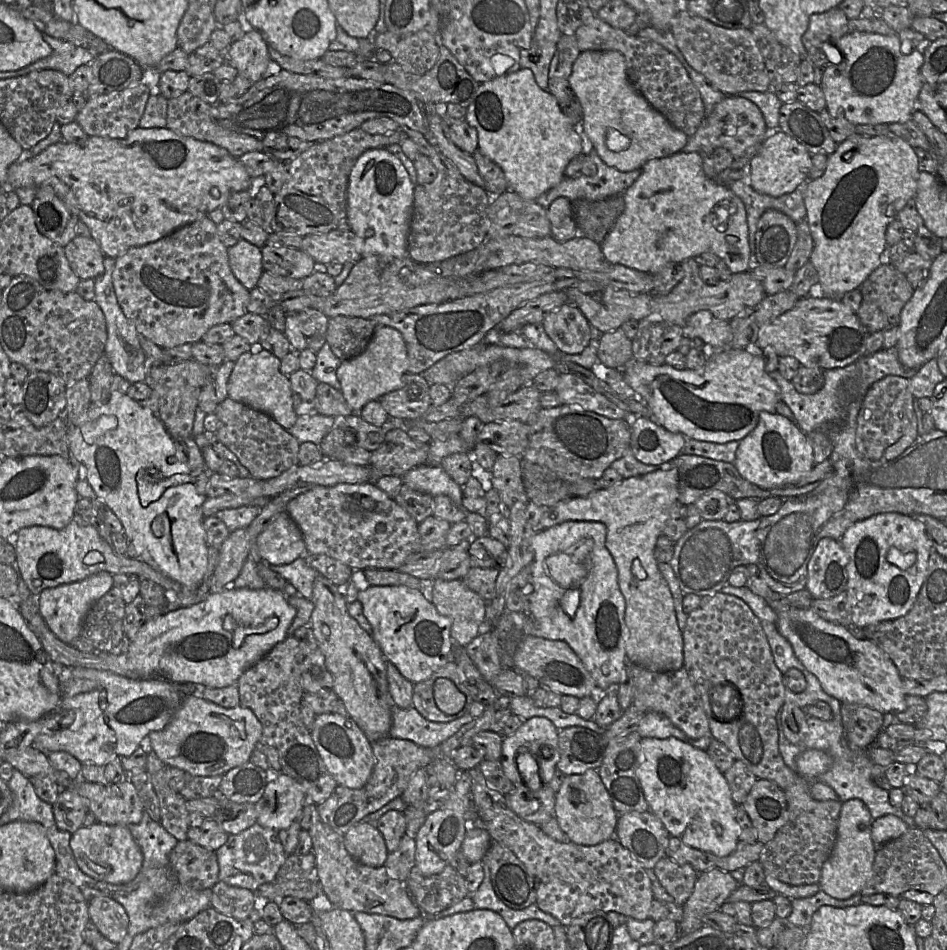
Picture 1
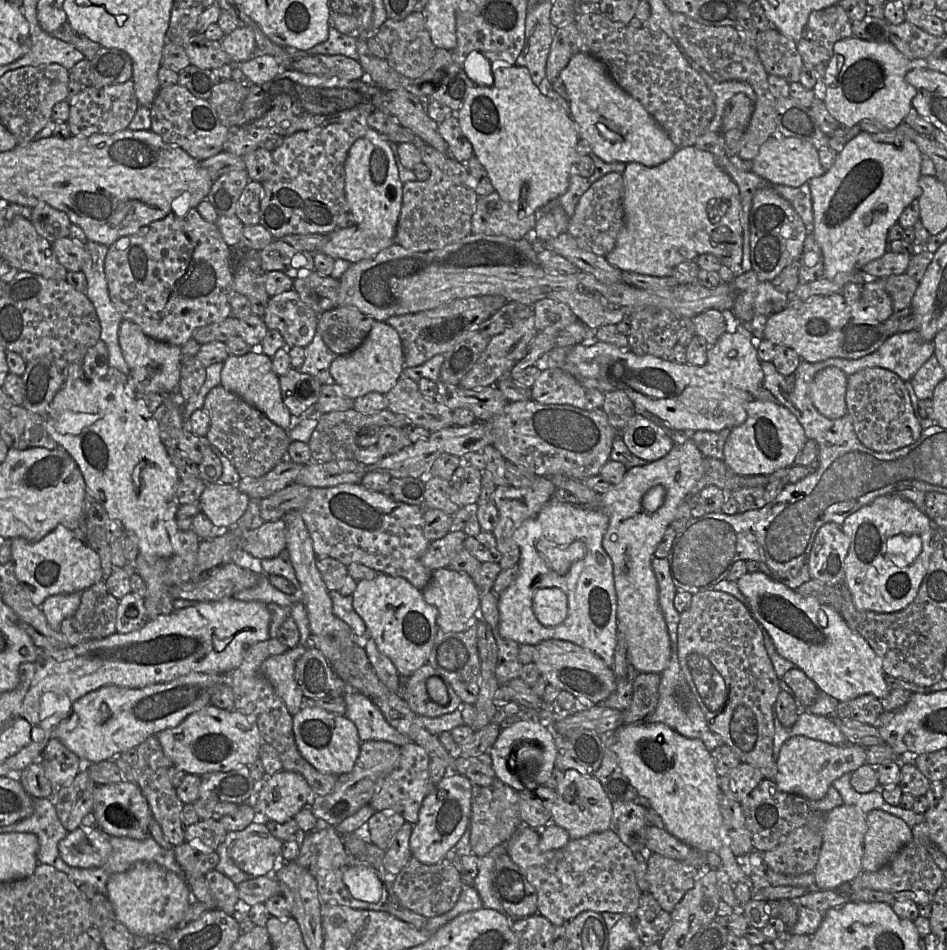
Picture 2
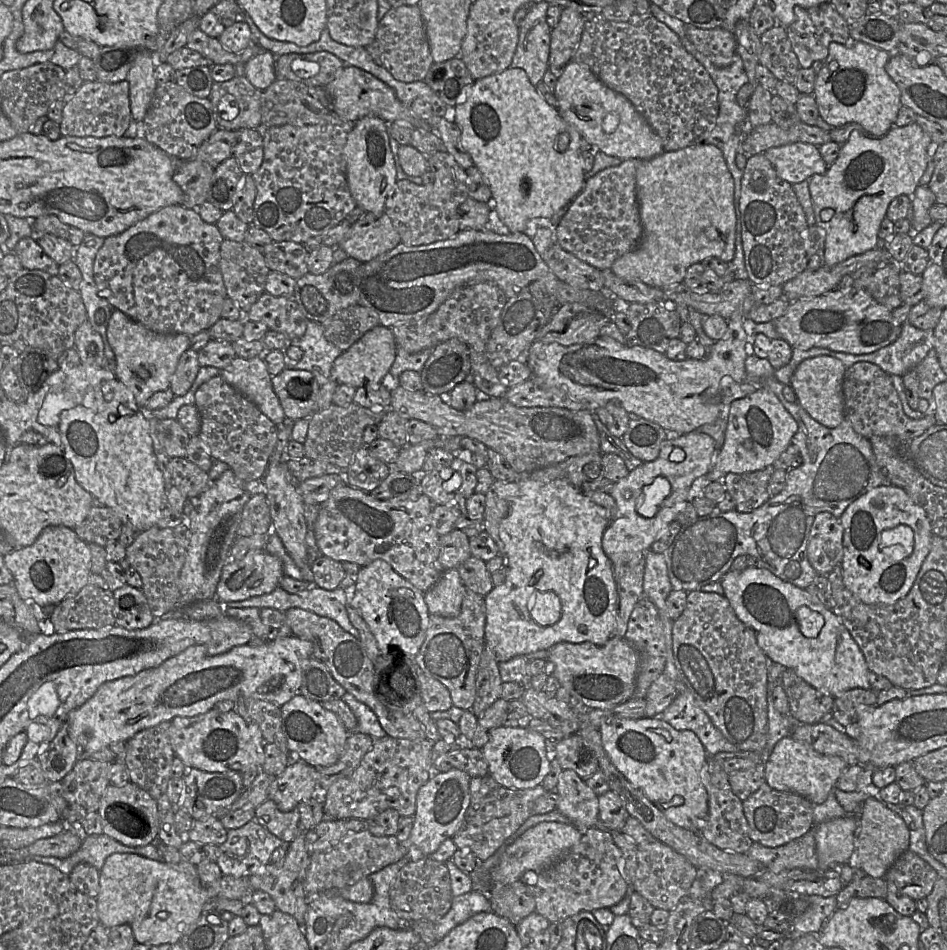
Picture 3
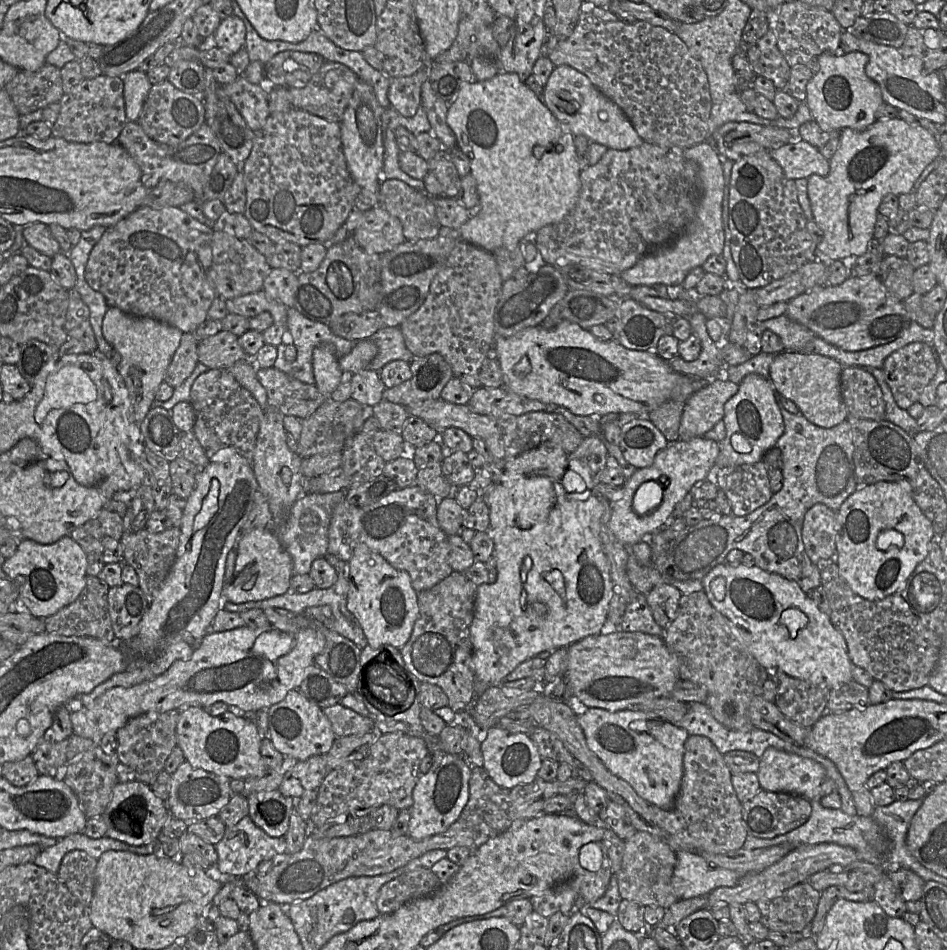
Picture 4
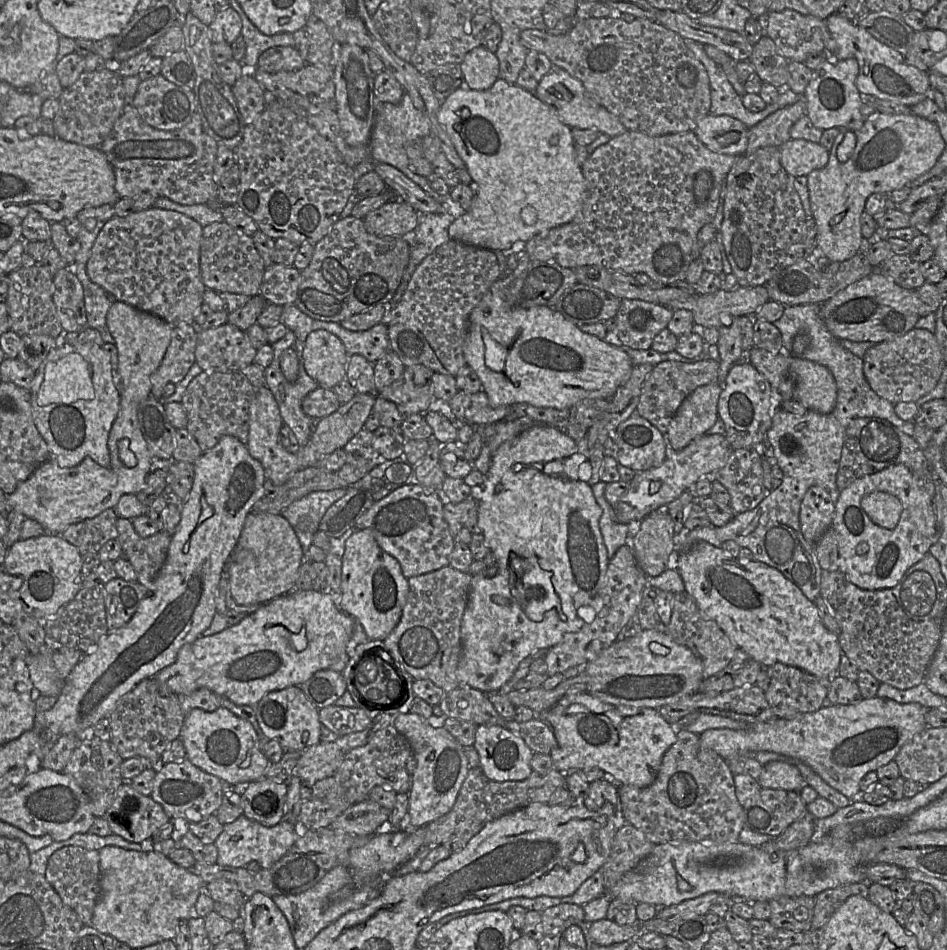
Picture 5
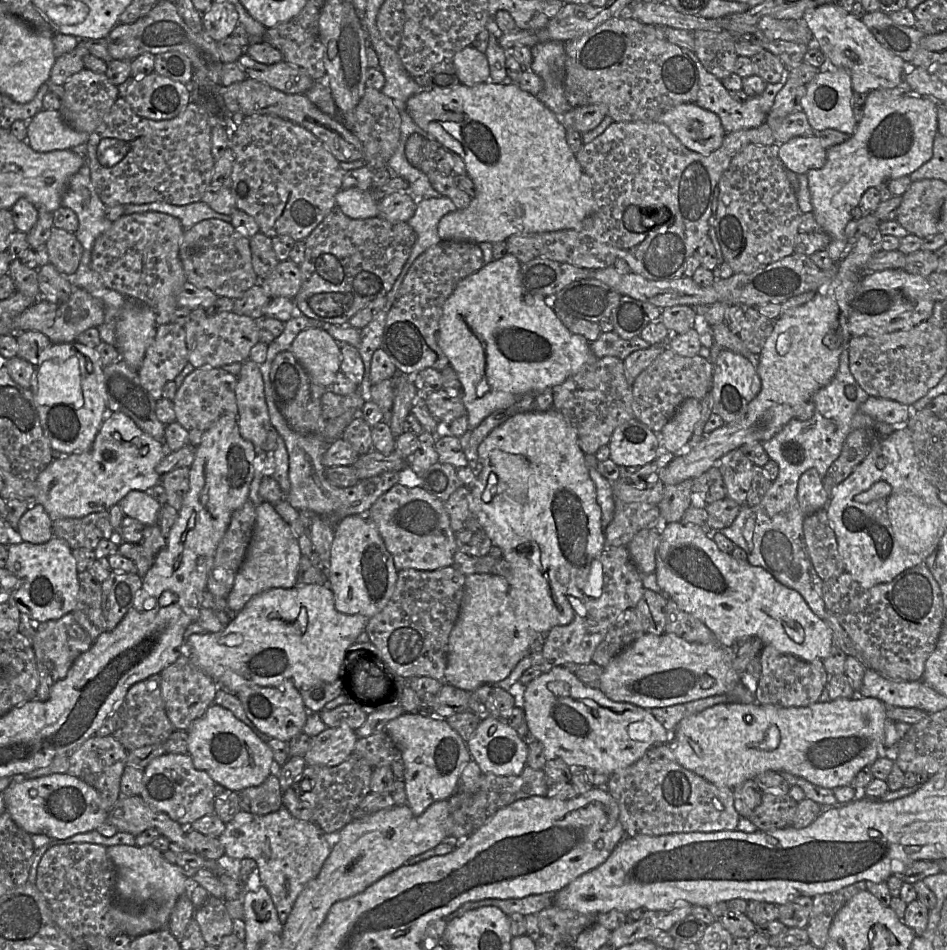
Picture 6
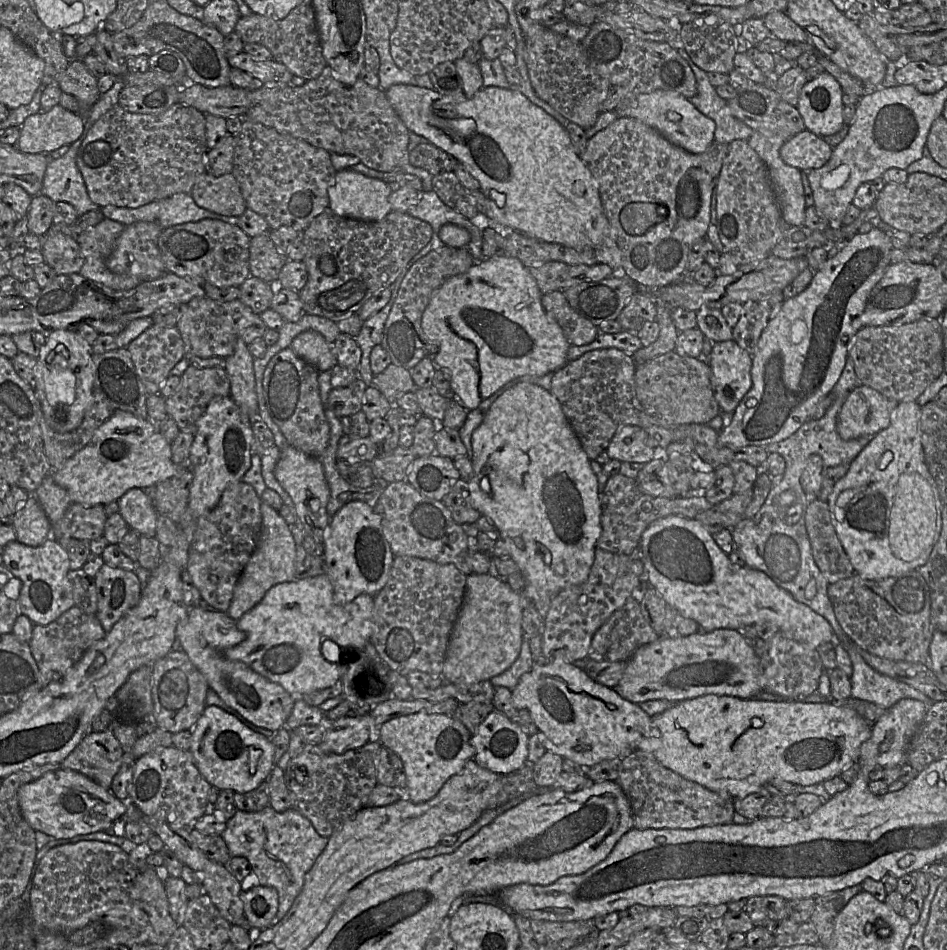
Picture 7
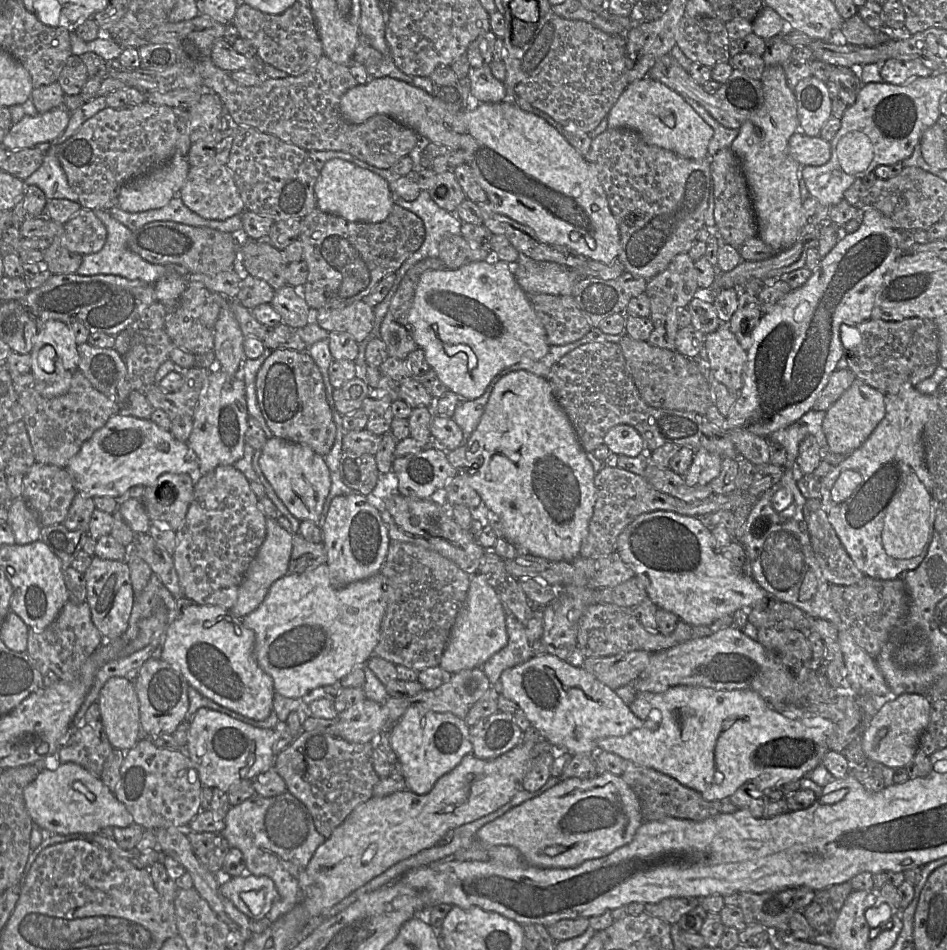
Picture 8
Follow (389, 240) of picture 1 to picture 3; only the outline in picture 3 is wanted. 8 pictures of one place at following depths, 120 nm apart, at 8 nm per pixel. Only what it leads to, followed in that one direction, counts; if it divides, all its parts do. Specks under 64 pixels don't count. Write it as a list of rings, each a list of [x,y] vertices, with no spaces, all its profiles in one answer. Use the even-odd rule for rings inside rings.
[[[375,116],[356,121],[347,136],[343,152],[348,187],[357,206],[376,216],[385,213],[386,199],[397,182],[387,122]]]

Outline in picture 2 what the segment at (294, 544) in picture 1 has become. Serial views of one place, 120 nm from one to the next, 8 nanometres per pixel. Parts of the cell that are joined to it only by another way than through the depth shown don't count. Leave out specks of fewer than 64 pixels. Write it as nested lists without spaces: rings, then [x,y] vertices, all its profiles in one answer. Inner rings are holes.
[[[283,519],[264,522],[248,532],[242,541],[242,551],[256,559],[277,557],[286,549],[286,524]]]

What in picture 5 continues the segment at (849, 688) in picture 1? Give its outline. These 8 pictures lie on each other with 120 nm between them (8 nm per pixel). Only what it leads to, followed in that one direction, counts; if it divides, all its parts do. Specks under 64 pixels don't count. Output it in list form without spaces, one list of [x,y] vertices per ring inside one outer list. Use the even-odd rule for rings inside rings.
[[[698,542],[688,550],[677,553],[676,560],[674,559],[674,568],[679,572],[684,582],[685,592],[695,600],[700,611],[709,619],[714,620],[738,649],[748,653],[754,660],[759,662],[764,667],[769,667],[777,662],[780,662],[789,666],[798,667],[820,678],[832,679],[832,676],[837,675],[836,673],[842,655],[842,649],[839,644],[838,636],[825,627],[815,603],[810,601],[794,583],[788,580],[777,569],[754,559],[741,560],[738,557],[733,557],[722,547],[717,547],[707,542]]]

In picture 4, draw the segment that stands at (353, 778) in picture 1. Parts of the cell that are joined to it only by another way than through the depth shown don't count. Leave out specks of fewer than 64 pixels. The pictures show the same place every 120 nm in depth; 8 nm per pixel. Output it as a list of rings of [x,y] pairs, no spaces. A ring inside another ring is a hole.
[[[298,689],[290,690],[286,697],[267,709],[269,738],[284,756],[304,761],[316,755],[326,755],[336,738],[323,710],[303,696]]]

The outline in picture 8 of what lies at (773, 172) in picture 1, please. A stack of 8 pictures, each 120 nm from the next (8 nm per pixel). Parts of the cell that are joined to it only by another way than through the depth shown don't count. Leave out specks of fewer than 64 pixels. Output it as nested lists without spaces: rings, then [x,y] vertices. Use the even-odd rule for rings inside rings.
[[[801,131],[788,142],[789,155],[803,166],[822,166],[831,158],[831,145],[820,136],[811,137]]]

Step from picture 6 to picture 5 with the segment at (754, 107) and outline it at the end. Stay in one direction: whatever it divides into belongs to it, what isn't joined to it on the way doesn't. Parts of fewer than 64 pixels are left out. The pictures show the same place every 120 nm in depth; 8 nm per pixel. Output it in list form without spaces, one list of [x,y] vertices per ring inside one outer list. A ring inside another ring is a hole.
[[[684,39],[688,49],[705,67],[709,76],[711,106],[713,116],[728,115],[741,121],[747,128],[752,128],[775,111],[796,103],[803,96],[794,93],[790,88],[780,91],[777,101],[769,104],[760,112],[751,112],[744,107],[722,68],[712,60],[704,50],[704,44],[691,39]]]

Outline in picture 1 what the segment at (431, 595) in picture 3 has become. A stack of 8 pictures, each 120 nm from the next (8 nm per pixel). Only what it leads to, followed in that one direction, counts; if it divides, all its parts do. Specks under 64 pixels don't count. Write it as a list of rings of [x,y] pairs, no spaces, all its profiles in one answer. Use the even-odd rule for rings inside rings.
[[[433,579],[432,604],[441,615],[451,620],[451,637],[455,644],[466,647],[481,633],[486,616],[486,601],[470,590],[462,579]]]

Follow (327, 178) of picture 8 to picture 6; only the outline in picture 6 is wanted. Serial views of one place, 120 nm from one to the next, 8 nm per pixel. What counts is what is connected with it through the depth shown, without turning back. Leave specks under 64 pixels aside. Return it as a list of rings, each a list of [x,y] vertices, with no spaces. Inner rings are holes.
[[[358,188],[341,189],[335,197],[336,207],[343,214],[351,219],[367,219],[377,217],[379,215],[379,201],[377,201],[371,190],[360,190]]]

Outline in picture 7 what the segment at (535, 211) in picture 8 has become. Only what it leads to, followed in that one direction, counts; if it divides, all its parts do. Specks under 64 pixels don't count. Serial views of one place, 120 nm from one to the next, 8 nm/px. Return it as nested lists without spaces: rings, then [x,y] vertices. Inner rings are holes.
[[[394,84],[384,93],[409,131],[426,138],[436,147],[453,155],[459,162],[462,162],[465,165],[469,173],[480,183],[480,191],[486,196],[486,214],[478,214],[475,218],[469,220],[473,223],[478,223],[481,231],[489,226],[499,227],[500,230],[519,231],[529,237],[546,242],[562,244],[575,248],[576,250],[591,249],[597,262],[607,264],[613,270],[622,271],[622,252],[618,248],[616,242],[612,239],[612,229],[601,202],[597,181],[582,161],[580,155],[576,153],[566,128],[542,108],[533,104],[520,91],[512,88],[500,88],[495,86],[483,87],[472,98],[467,98],[465,95],[443,95],[434,89],[427,89],[417,85]],[[490,189],[495,189],[496,191],[505,194],[506,203],[504,207],[498,207],[494,201],[489,199]]]

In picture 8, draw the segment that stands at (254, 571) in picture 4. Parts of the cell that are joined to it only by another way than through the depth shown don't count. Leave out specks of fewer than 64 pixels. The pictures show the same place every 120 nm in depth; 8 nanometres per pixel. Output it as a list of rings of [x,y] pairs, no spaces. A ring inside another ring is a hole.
[[[266,517],[265,540],[245,572],[238,590],[237,601],[230,609],[236,617],[244,618],[256,610],[265,599],[271,585],[276,580],[288,574],[289,560],[292,552],[292,539],[292,534],[282,528],[275,518]]]

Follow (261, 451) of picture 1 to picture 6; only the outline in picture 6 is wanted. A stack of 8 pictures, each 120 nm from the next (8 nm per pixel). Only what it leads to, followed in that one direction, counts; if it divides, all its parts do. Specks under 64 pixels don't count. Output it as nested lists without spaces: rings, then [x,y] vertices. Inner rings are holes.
[[[195,368],[177,389],[173,399],[176,422],[187,432],[190,444],[197,447],[203,435],[222,417],[228,414],[238,414],[236,389],[237,376],[226,372],[222,368]]]

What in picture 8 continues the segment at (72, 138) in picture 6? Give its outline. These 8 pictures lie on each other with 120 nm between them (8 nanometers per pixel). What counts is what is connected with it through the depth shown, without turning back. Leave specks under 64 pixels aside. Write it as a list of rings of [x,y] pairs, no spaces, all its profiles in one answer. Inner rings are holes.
[[[58,107],[36,116],[24,116],[7,130],[1,145],[9,149],[33,148],[50,142],[66,129],[70,112]]]

